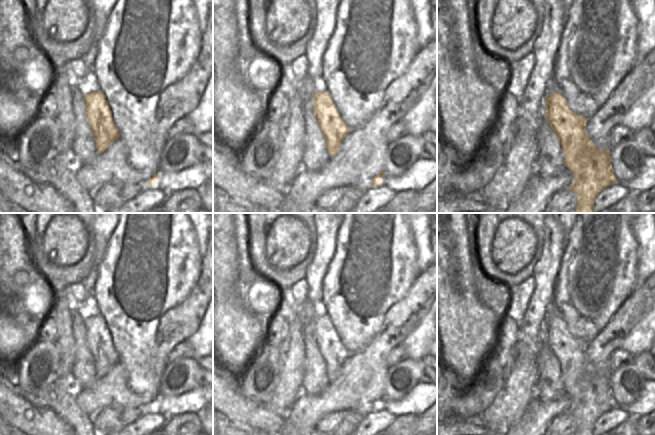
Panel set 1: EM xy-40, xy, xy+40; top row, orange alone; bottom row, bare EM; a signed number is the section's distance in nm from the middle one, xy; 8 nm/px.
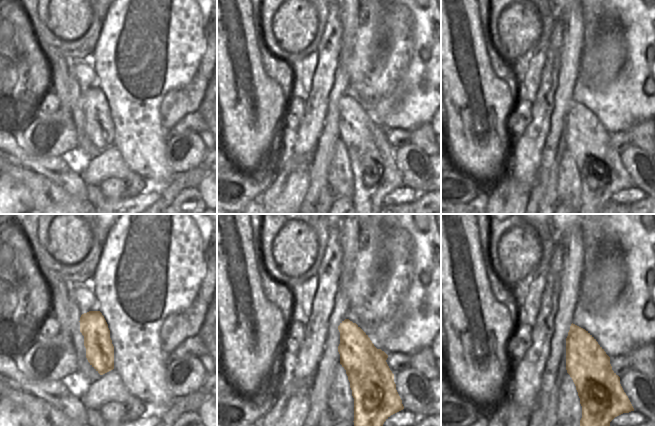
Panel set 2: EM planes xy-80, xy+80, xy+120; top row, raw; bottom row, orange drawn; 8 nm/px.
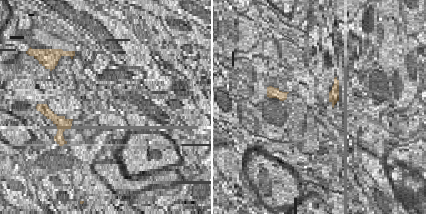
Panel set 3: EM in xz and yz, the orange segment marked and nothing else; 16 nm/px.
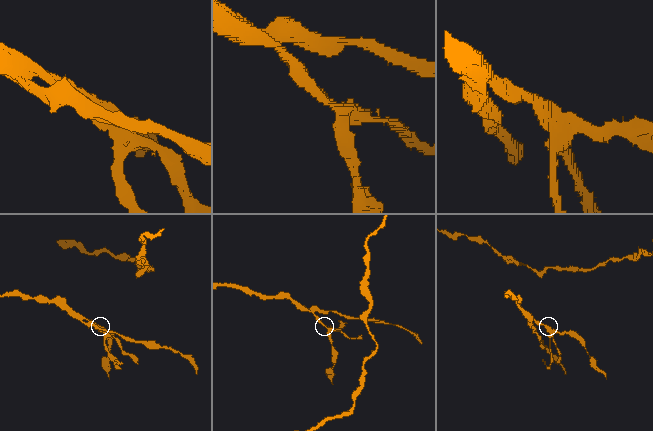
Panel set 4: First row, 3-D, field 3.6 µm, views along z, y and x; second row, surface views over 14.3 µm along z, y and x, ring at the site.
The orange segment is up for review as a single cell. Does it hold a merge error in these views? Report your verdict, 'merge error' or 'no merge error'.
no merge error

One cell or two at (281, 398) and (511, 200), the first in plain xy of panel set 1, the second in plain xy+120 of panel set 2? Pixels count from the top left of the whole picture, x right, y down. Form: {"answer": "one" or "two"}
{"answer": "one"}

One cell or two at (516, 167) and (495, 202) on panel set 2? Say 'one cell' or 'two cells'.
one cell

